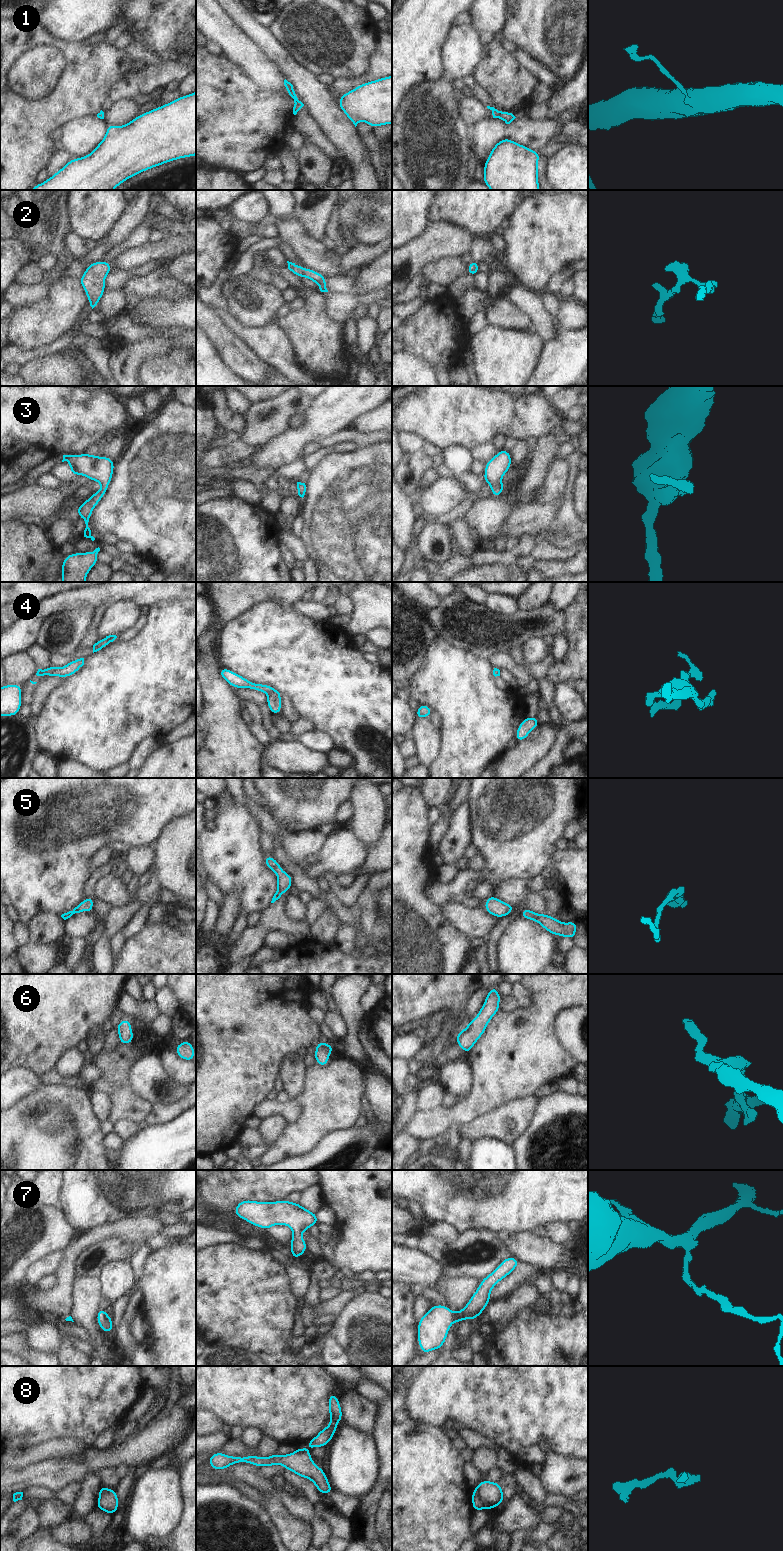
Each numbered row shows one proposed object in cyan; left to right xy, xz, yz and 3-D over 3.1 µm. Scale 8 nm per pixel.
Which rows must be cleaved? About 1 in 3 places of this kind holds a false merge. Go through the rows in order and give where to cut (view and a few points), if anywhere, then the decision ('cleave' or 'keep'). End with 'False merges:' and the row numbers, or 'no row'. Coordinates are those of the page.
1: no cut; keep
2: no cut; keep
3: no cut; keep
4: no cut; keep
5: no cut; keep
6: no cut; keep
7: no cut; keep
8: cut in yz along (475, 1488), (485, 1507); cleave
False merges: 8

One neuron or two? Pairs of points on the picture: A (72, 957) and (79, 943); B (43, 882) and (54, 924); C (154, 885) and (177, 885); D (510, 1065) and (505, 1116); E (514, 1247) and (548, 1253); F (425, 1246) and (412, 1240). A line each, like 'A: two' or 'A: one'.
A: one
B: two
C: two
D: two
E: one
F: two

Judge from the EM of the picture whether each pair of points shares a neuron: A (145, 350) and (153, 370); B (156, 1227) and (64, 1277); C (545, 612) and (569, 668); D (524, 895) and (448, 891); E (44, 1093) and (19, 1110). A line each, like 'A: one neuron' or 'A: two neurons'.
A: two neurons
B: one neuron
C: two neurons
D: two neurons
E: one neuron

